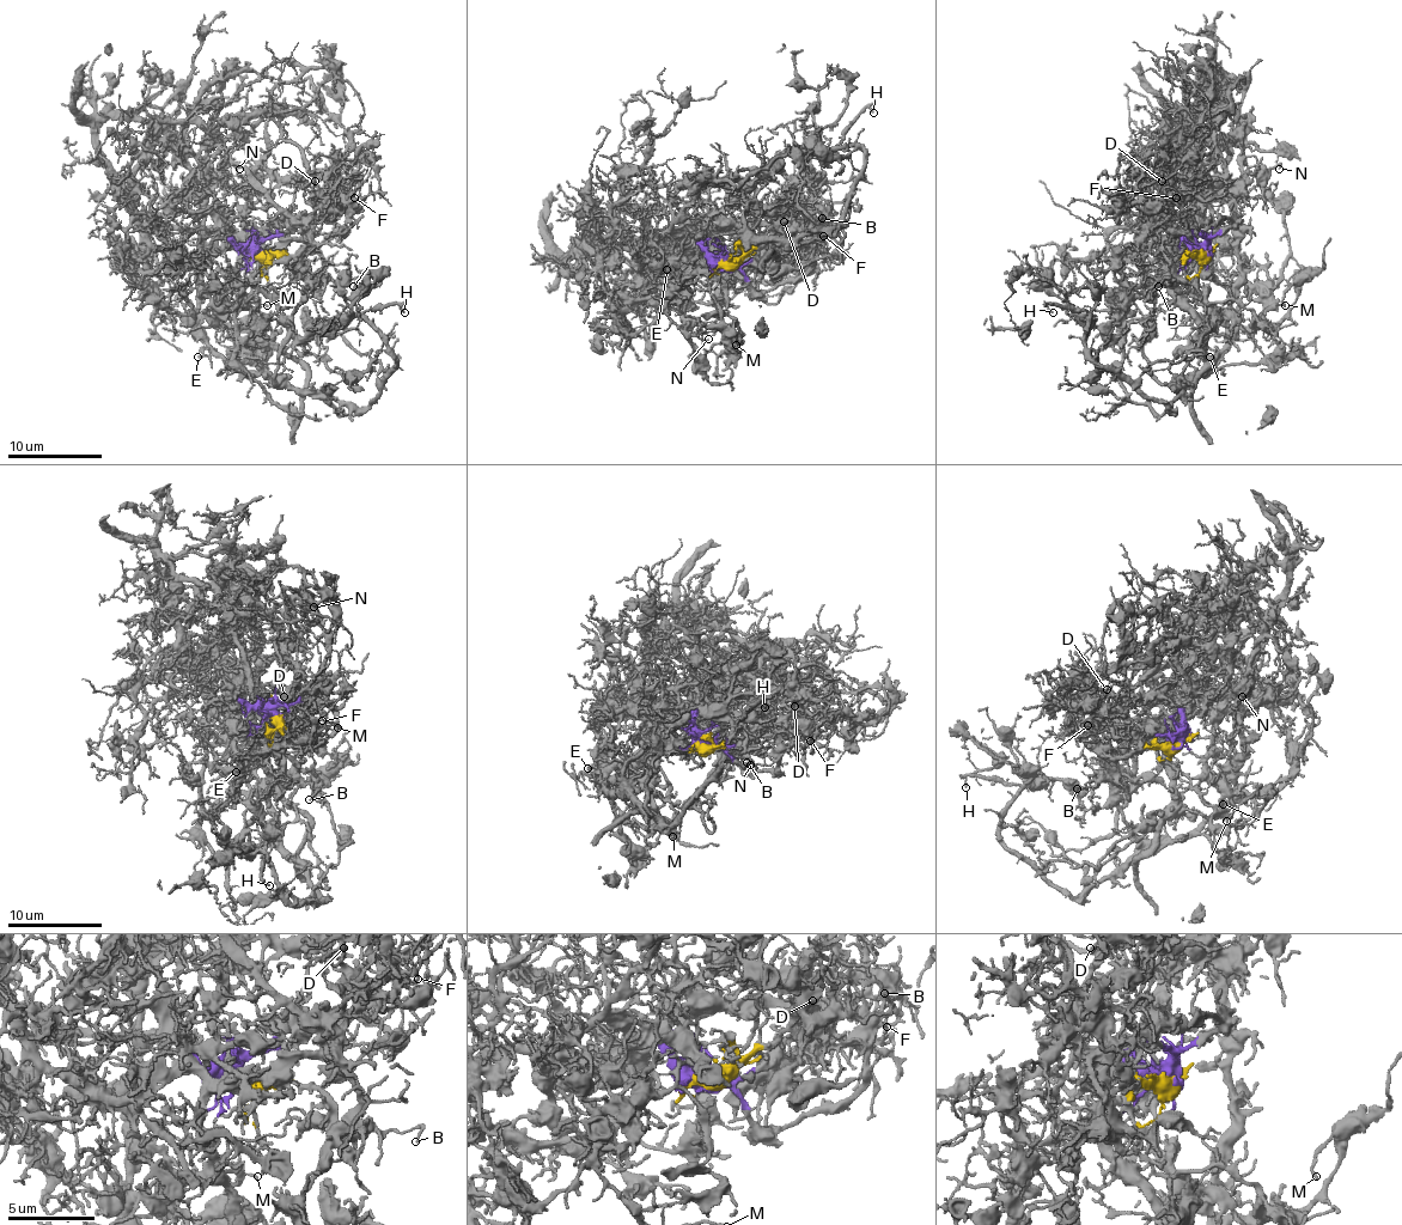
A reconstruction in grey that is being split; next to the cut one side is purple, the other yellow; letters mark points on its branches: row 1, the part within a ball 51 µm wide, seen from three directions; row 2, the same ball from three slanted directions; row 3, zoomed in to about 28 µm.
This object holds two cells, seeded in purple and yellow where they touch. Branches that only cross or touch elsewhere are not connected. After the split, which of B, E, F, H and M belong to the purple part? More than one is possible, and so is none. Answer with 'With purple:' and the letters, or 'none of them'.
With purple: none of them

